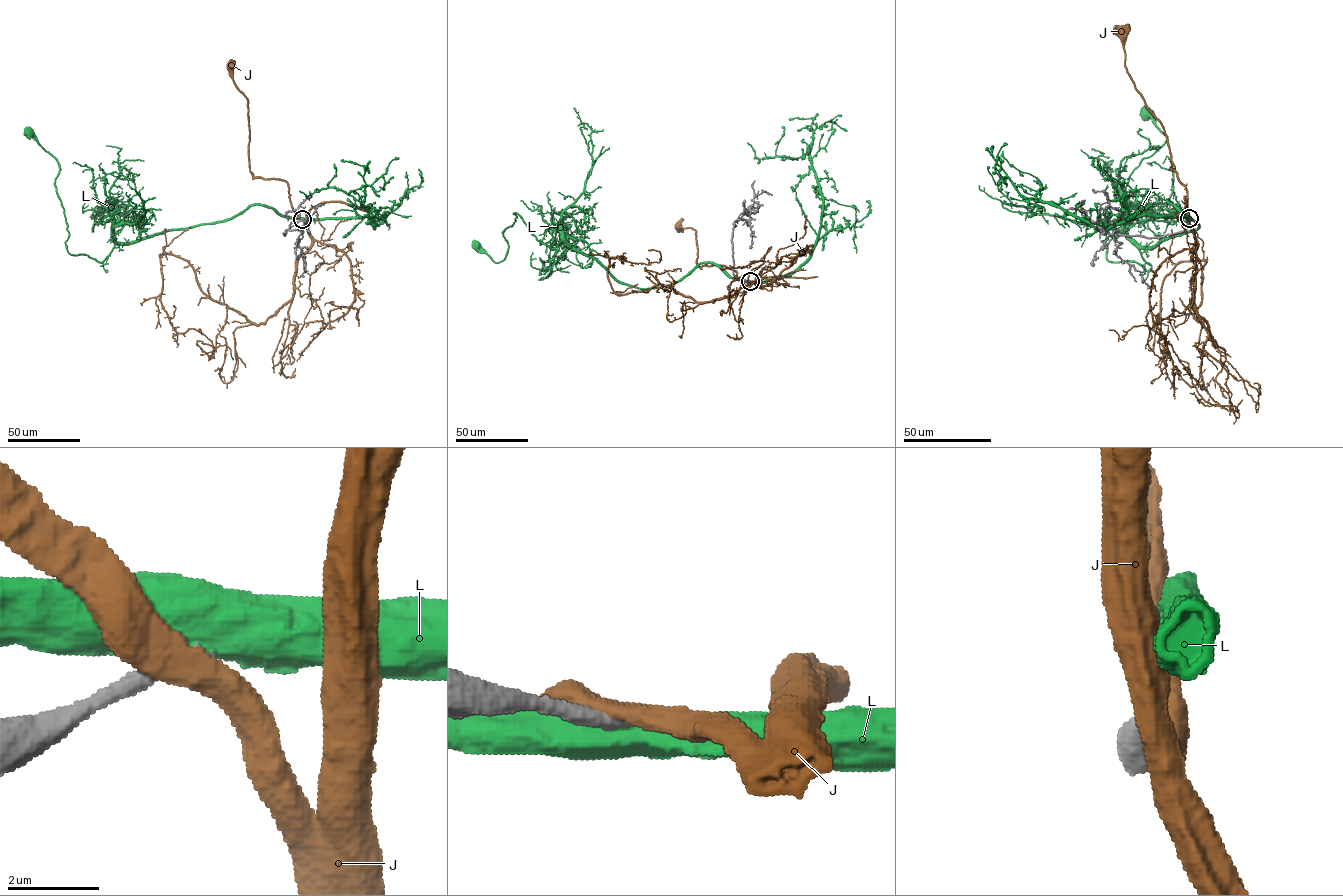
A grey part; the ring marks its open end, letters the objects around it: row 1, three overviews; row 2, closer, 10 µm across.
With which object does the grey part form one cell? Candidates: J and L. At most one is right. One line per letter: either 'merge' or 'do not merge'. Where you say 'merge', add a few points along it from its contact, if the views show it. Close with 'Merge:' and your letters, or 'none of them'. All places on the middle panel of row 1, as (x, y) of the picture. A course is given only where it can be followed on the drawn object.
J: do not merge
L: do not merge
Merge: none of them

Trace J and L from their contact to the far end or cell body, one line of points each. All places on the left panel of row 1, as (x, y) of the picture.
J: (302, 220), (294, 210), (285, 181), (252, 177), (248, 101), (236, 86), (229, 66)
L: (302, 219), (249, 205), (228, 220), (124, 242), (101, 262), (71, 255), (54, 183), (60, 167), (28, 132)

